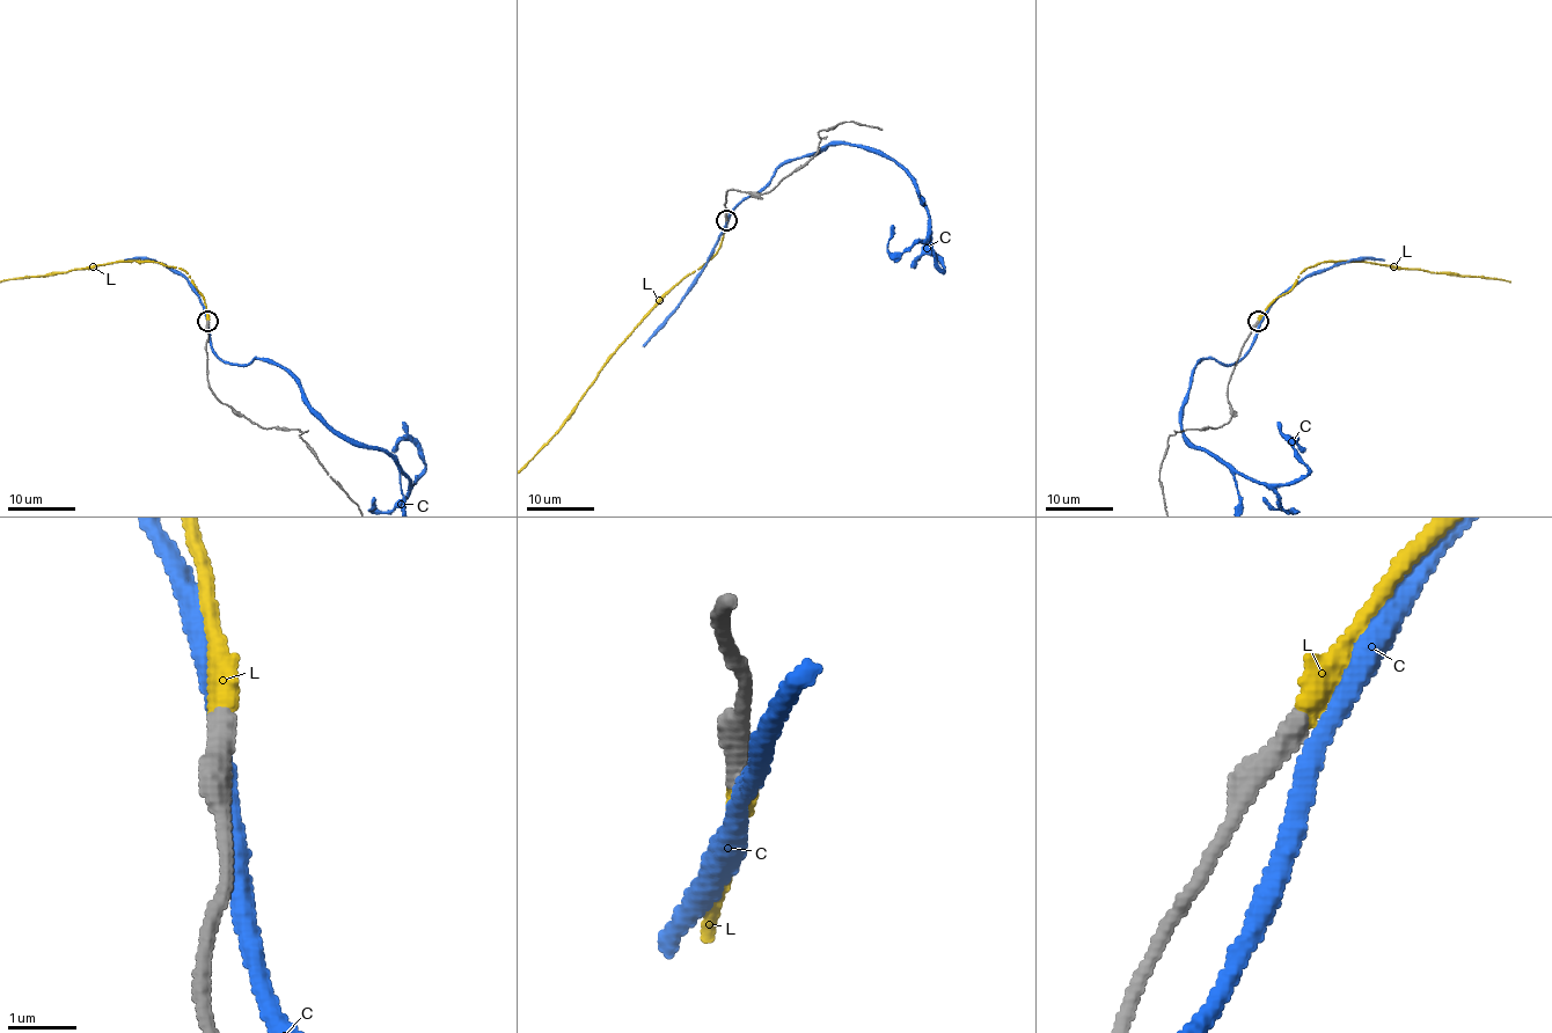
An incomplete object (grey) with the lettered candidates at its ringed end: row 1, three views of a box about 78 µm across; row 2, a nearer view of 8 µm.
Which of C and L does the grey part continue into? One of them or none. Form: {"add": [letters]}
{"add": ["L"]}

